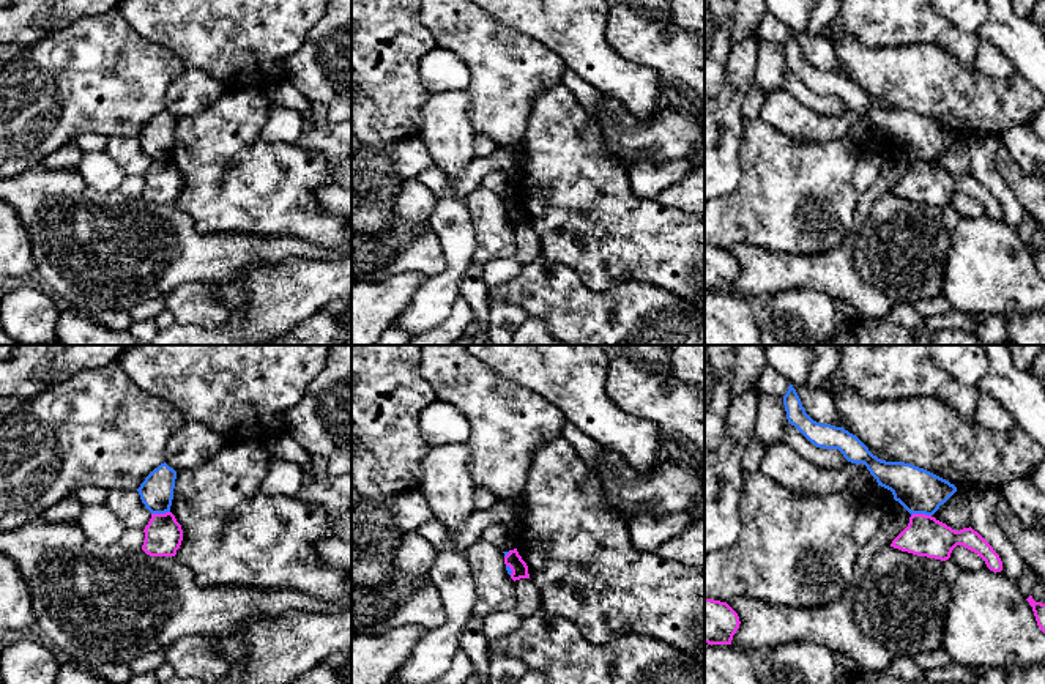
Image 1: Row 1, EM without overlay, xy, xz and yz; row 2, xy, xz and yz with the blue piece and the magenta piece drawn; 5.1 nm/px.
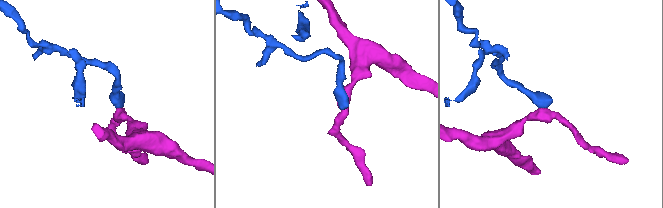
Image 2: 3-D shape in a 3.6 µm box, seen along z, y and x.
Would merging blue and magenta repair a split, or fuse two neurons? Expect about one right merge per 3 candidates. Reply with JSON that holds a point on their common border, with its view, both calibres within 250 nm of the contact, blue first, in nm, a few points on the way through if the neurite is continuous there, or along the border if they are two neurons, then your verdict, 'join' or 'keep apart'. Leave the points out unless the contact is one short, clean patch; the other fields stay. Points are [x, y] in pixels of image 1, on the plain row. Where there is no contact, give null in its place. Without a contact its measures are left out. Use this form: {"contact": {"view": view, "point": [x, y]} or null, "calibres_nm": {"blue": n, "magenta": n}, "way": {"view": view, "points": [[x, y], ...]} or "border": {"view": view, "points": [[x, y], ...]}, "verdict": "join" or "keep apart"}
{"contact": {"view": "yz", "point": [921, 159]}, "calibres_nm": {"blue": 220, "magenta": 200}, "verdict": "keep apart"}

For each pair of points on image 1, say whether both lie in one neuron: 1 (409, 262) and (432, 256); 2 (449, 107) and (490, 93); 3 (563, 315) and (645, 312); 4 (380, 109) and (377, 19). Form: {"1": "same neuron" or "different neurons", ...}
{"1": "same neuron", "2": "different neurons", "3": "same neuron", "4": "same neuron"}

